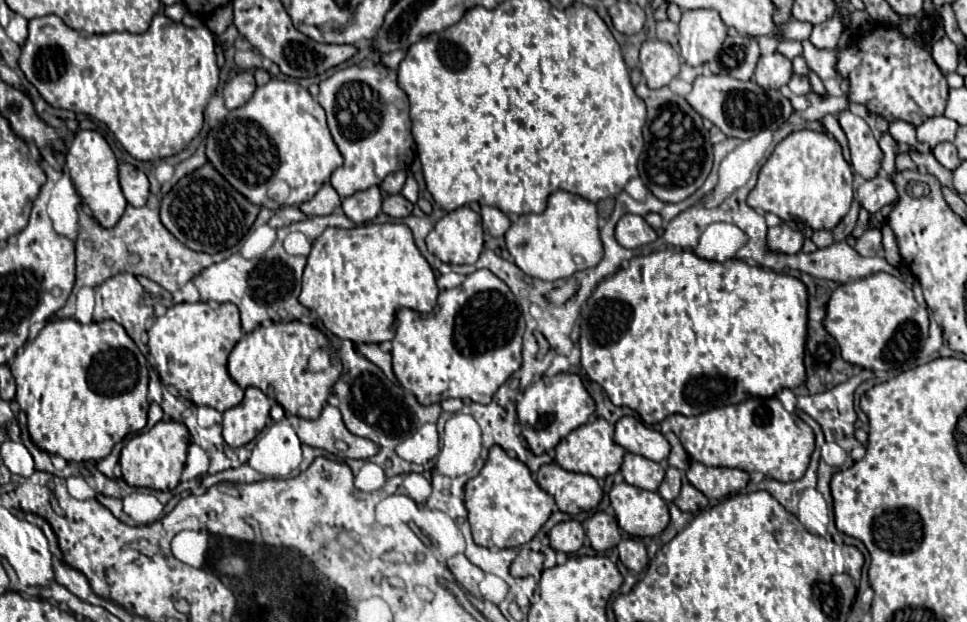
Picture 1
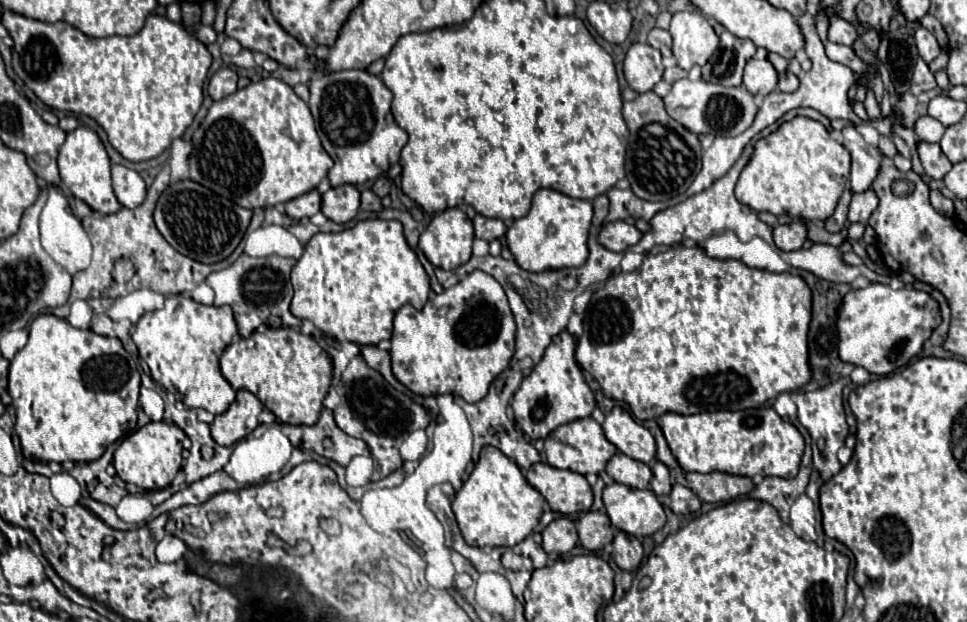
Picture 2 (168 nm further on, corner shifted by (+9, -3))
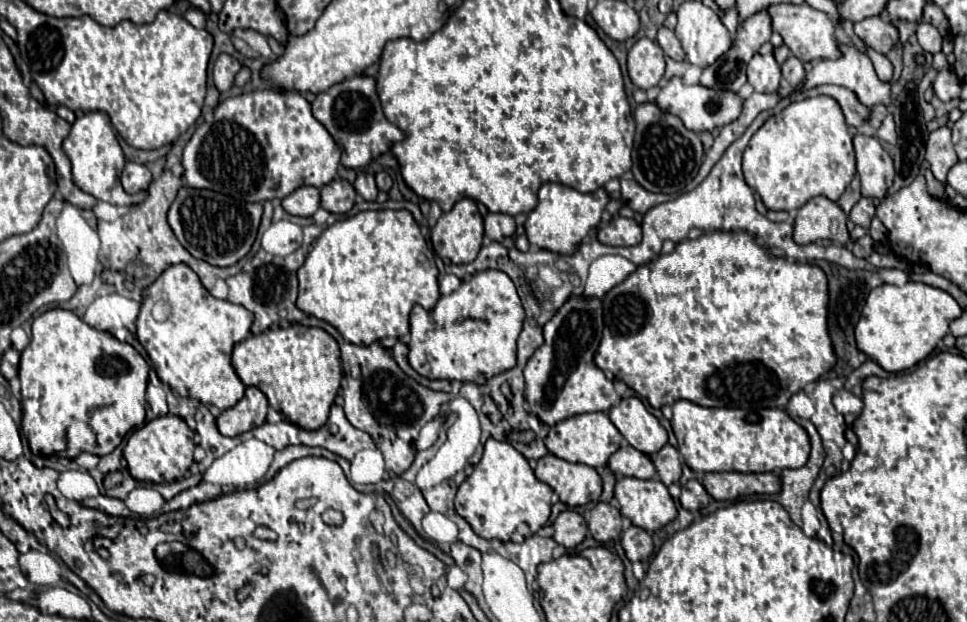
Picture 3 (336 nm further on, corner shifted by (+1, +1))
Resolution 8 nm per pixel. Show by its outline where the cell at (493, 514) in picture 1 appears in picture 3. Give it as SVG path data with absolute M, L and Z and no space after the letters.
M489 438L481 462L457 490L455 510L471 524L473 532L485 540L523 542L547 522L553 493L545 482L535 478L523 454L519 454L509 442Z

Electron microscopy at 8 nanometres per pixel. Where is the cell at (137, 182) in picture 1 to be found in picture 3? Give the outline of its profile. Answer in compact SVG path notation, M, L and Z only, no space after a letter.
M127 162L121 174L121 184L125 188L127 194L137 194L149 188L151 184L151 172L145 164L135 164L135 162Z

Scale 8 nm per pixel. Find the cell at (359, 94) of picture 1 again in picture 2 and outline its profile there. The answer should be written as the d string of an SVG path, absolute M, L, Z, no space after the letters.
M341 70L341 72L329 72L319 74L309 86L311 98L309 98L309 110L315 120L317 134L321 138L323 148L333 158L335 166L329 170L331 186L341 184L365 184L367 180L375 180L377 176L385 174L391 164L399 162L401 148L407 142L407 132L401 130L393 116L391 116L391 90L381 82L381 78L371 76L367 70Z

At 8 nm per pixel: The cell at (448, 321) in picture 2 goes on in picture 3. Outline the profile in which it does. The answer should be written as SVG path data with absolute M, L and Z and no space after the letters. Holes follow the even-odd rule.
M483 270L473 274L469 280L463 280L463 284L451 292L449 296L441 296L437 306L429 312L423 306L415 304L411 310L411 342L409 342L409 364L411 368L429 378L429 380L461 380L461 382L475 382L485 384L489 378L511 370L517 362L517 338L521 334L523 326L523 306L519 300L519 294L515 290L515 284L505 272L499 270ZM475 318L485 320L487 326L459 326L463 320Z

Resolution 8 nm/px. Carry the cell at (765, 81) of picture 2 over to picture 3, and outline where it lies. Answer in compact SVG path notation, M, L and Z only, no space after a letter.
M755 54L747 64L747 78L755 92L775 92L781 82L781 68L773 54Z

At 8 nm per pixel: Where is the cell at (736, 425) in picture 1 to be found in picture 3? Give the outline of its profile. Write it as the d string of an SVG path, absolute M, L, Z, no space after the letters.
M677 400L673 404L671 426L685 464L695 472L779 472L783 468L803 468L809 460L809 434L805 428L793 422L785 410L779 408L703 408L687 400Z

